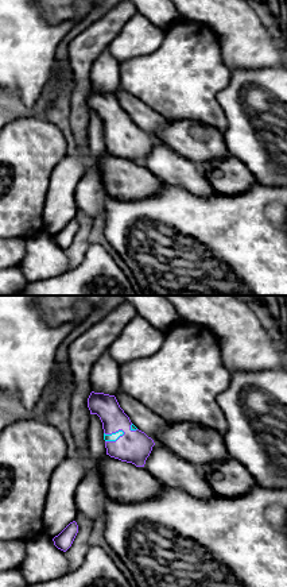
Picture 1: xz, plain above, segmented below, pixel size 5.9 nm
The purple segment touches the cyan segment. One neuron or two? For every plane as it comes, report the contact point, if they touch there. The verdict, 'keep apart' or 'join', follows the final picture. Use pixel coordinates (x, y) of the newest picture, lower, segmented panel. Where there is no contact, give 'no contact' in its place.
(115, 432)

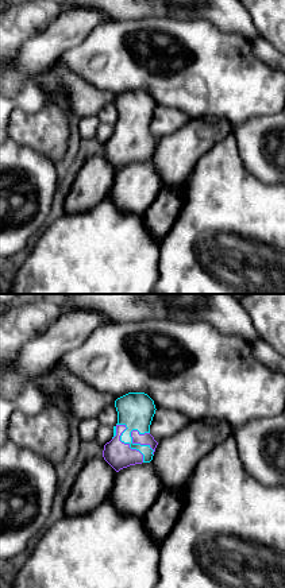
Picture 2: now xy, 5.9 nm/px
(128, 444)

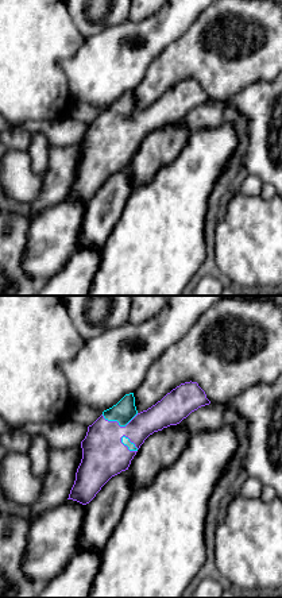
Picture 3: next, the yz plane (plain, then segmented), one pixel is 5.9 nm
(132, 442)

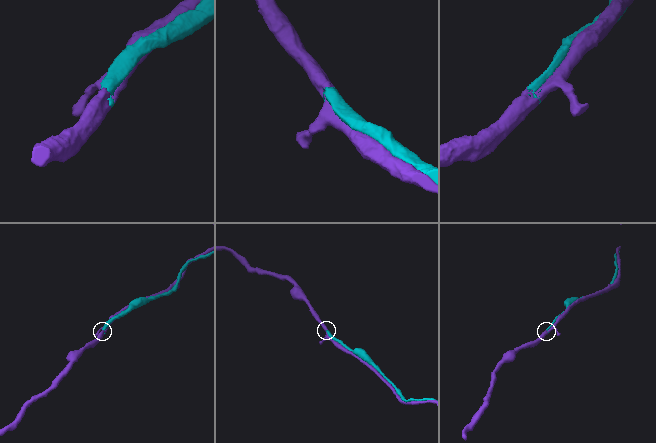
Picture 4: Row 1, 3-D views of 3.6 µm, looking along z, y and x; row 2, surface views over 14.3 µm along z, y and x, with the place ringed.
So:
join

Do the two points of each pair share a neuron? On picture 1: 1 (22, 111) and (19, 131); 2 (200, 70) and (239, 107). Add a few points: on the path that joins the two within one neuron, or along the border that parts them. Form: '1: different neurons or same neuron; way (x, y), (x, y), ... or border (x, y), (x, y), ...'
1: different neurons; border (43, 116), (22, 116), (14, 120)
2: different neurons; border (232, 70), (232, 78), (217, 95), (227, 122)

